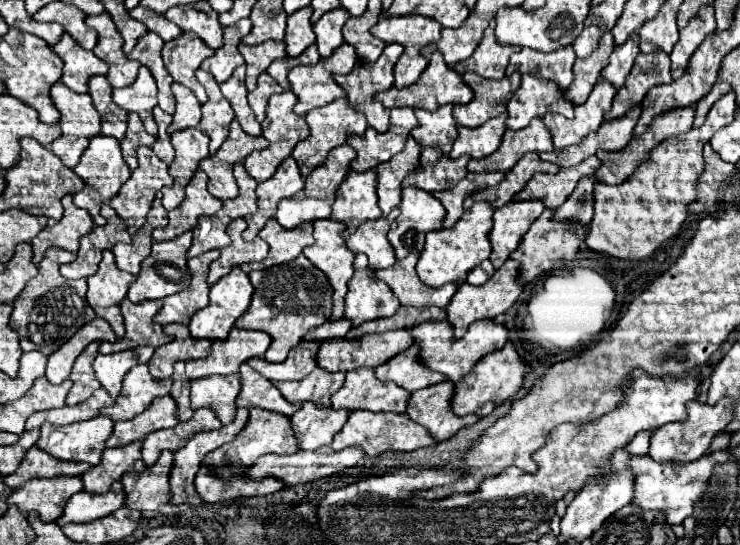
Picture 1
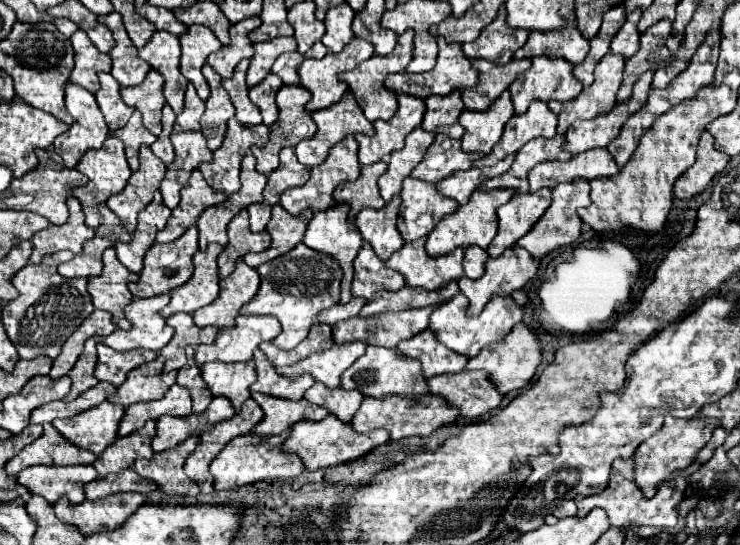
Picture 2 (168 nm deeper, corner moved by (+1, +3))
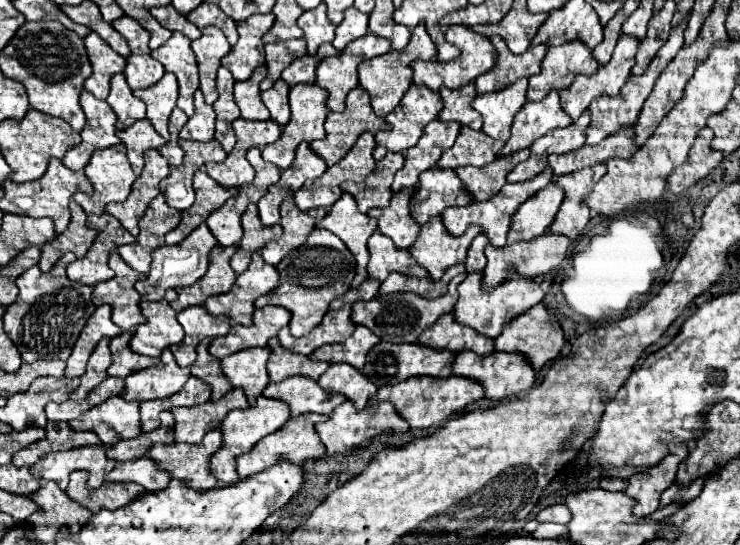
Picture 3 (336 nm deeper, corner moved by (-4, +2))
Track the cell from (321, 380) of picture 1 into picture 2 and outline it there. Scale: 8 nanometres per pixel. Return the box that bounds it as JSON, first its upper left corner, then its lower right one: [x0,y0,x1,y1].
[278,343,366,389]

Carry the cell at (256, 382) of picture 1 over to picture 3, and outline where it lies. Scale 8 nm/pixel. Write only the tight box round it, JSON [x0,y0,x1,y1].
[267,338,329,382]

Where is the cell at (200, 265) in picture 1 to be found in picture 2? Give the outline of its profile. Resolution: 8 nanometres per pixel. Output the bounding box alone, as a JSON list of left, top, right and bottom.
[160,245,222,317]

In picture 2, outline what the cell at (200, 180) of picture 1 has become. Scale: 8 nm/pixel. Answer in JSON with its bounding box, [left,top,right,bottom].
[156,169,226,243]

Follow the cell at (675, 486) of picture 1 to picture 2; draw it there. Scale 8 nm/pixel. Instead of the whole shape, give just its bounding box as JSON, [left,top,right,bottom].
[576,473,688,529]

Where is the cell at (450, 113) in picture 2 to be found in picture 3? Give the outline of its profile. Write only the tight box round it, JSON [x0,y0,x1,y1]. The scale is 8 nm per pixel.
[439,82,481,130]

